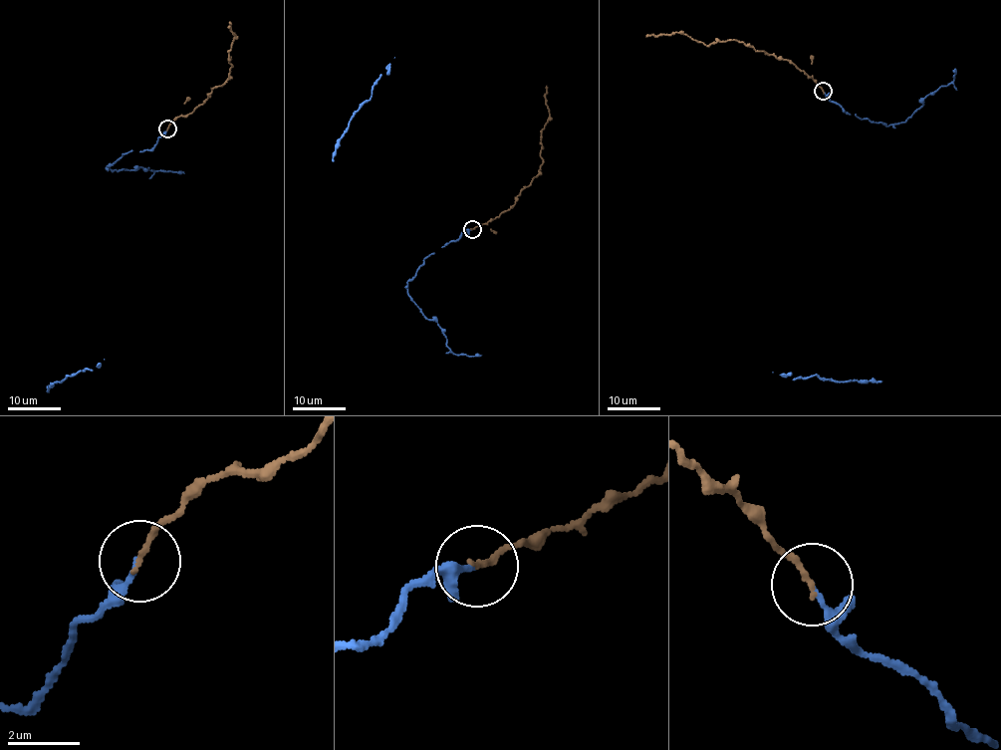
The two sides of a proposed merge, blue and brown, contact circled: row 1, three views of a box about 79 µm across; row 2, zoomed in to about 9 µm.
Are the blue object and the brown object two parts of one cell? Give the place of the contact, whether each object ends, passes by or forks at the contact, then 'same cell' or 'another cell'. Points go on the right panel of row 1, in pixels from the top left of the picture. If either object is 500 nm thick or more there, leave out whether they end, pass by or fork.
(823, 91) | blue ends | brown ends | same cell

